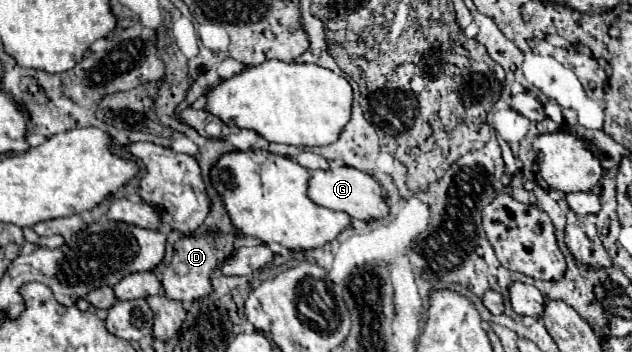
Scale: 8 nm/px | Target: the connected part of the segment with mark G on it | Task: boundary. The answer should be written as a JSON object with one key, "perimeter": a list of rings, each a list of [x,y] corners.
{"perimeter":[[[332,166],[328,170],[310,170],[308,178],[308,198],[322,208],[346,212],[352,218],[368,220],[368,218],[382,218],[388,214],[388,206],[382,196],[380,184],[366,172],[348,166]]]}

